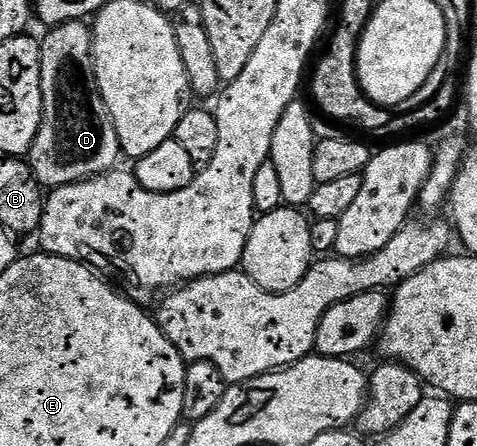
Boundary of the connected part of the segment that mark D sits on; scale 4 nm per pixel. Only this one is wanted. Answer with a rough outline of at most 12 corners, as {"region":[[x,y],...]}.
{"region":[[92,26],[41,37],[40,185],[59,189],[121,161],[91,57]]}

